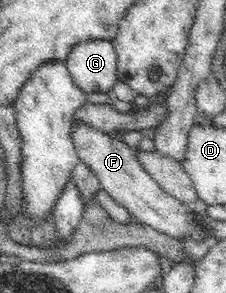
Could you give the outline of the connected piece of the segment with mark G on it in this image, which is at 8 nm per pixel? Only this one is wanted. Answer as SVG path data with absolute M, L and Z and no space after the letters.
M112 40L80 42L65 61L74 85L87 94L106 95L117 83L117 56Z

